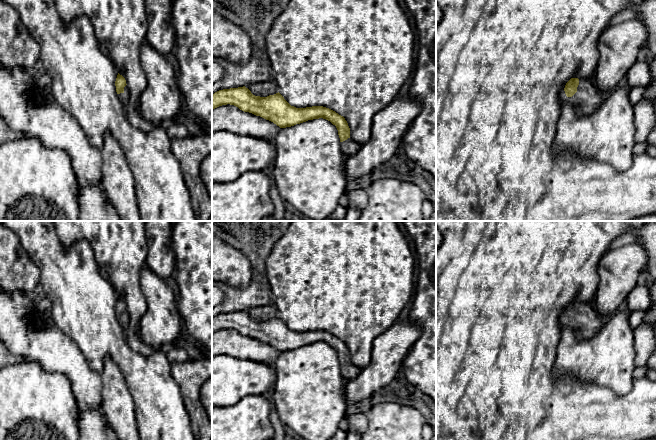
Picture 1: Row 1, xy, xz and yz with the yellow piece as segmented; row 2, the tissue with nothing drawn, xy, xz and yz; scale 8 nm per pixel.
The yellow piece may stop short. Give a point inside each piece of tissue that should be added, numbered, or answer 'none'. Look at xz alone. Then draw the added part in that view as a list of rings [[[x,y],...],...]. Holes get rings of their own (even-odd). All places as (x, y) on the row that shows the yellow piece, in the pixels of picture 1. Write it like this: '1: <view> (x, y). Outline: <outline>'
1: xz (349, 147). Outline: [[[351,137],[342,143],[343,144],[341,145],[341,150],[346,157],[354,155],[360,149],[360,145],[353,141]]]

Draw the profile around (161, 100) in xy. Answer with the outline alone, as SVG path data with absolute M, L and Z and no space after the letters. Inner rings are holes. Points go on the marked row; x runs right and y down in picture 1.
M146 41L140 47L140 61L147 78L147 86L139 98L140 115L160 125L180 114L183 95L177 75L166 57Z

